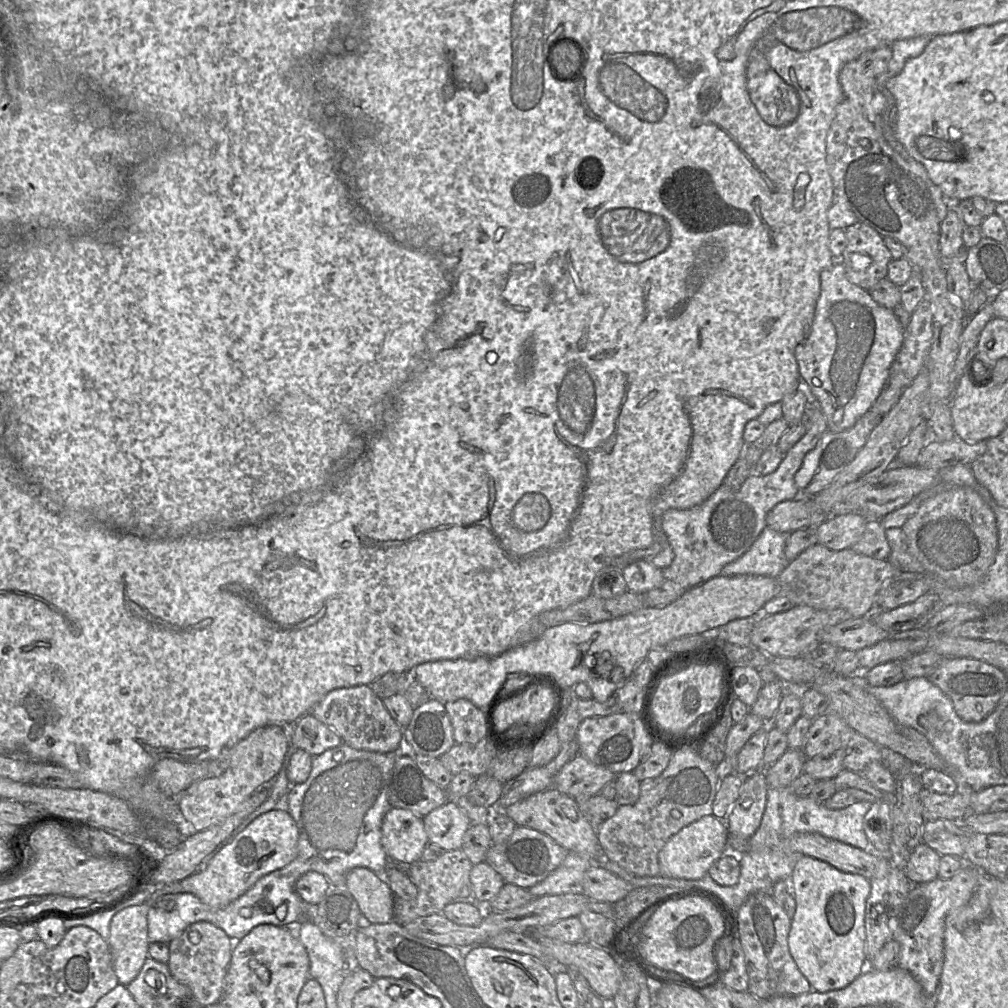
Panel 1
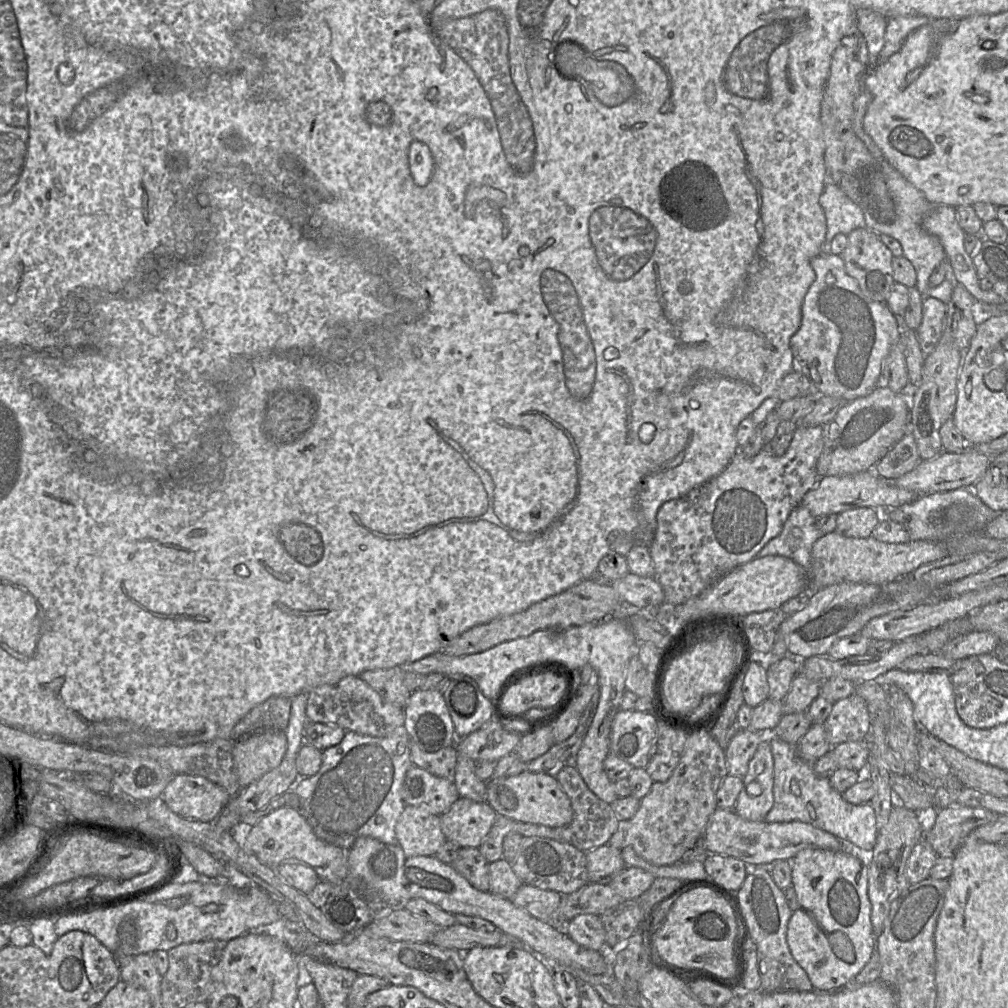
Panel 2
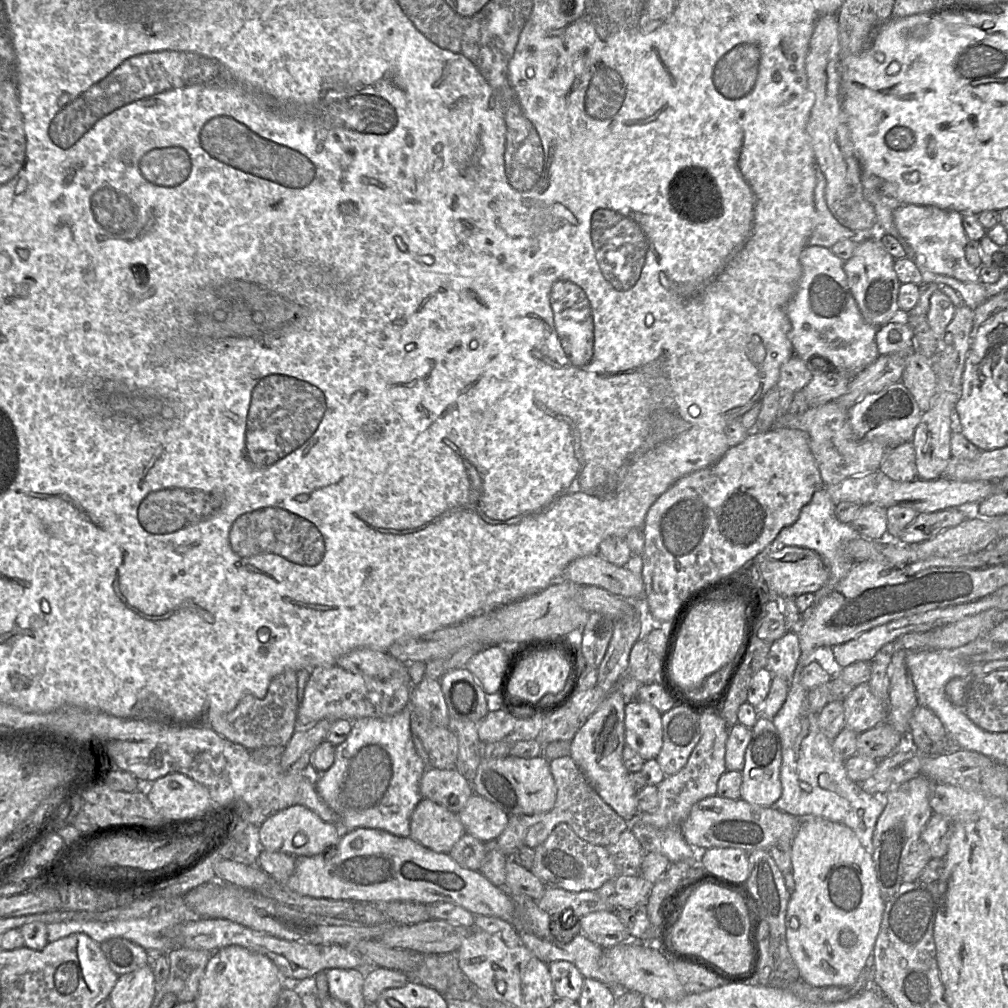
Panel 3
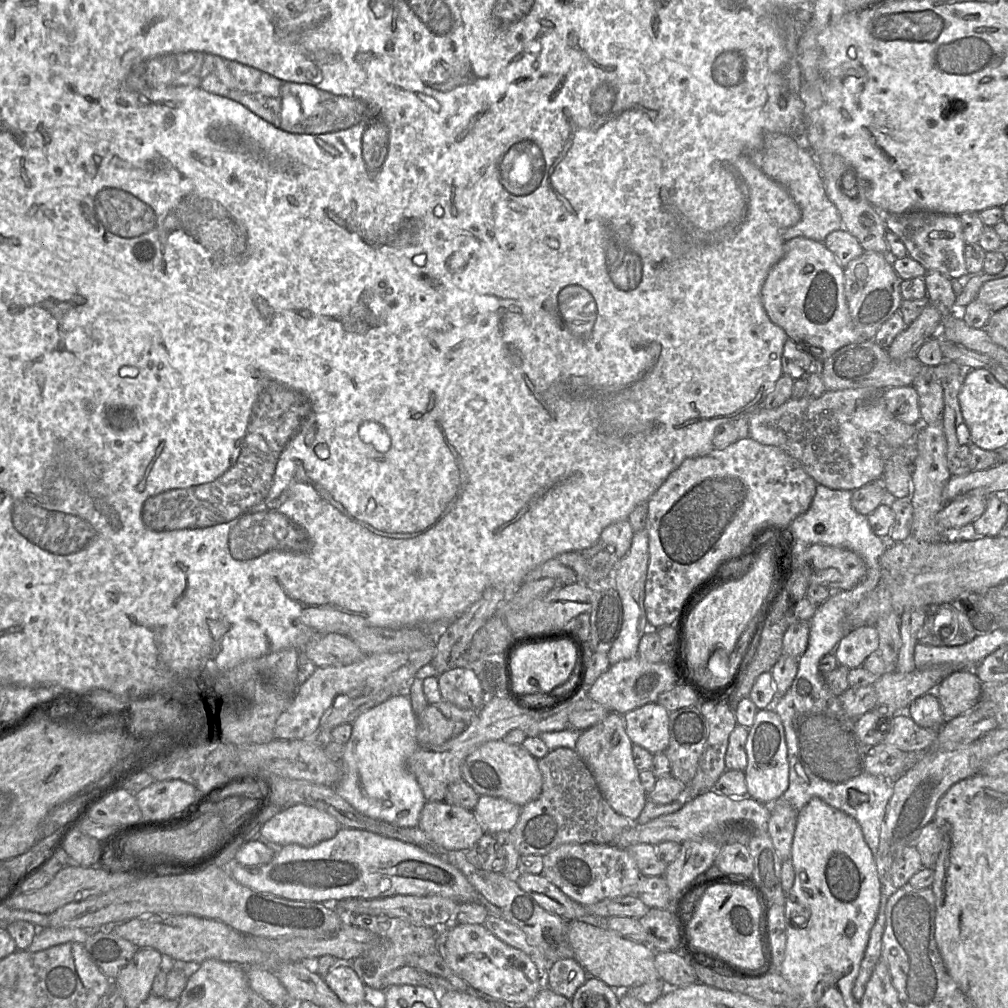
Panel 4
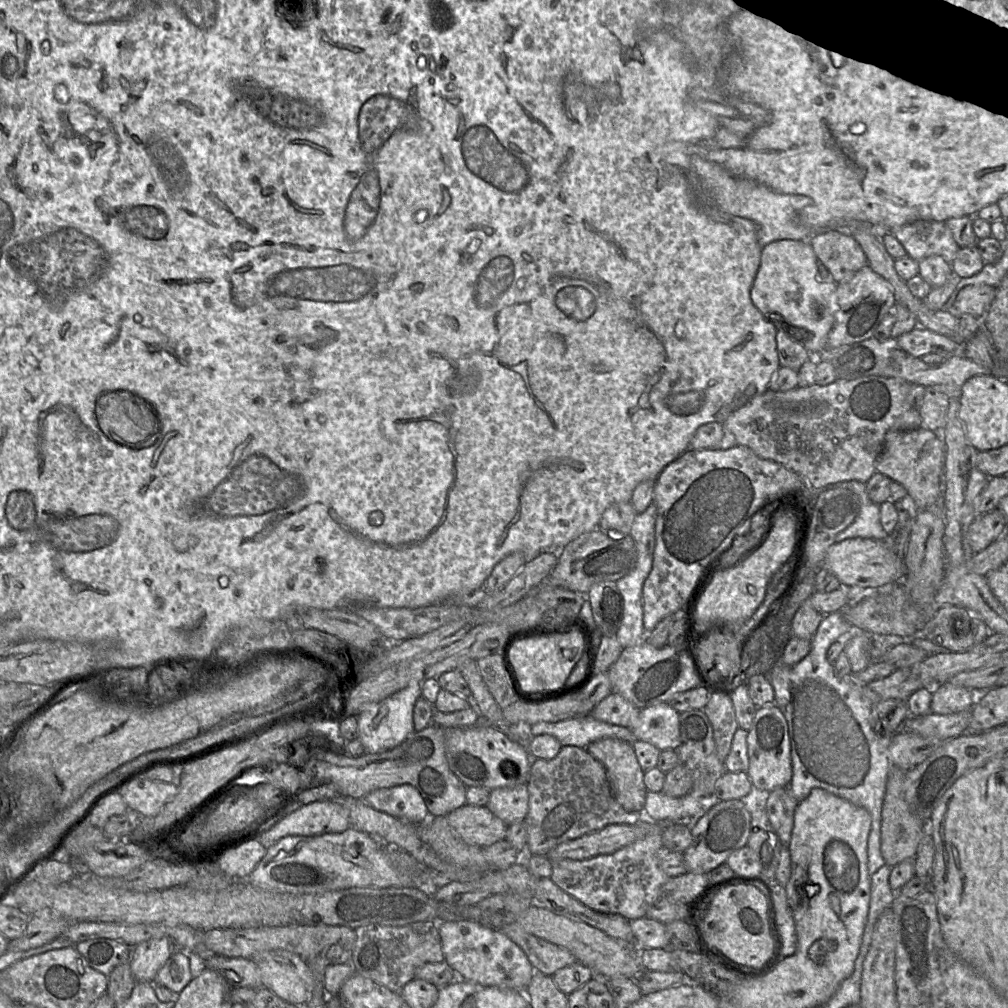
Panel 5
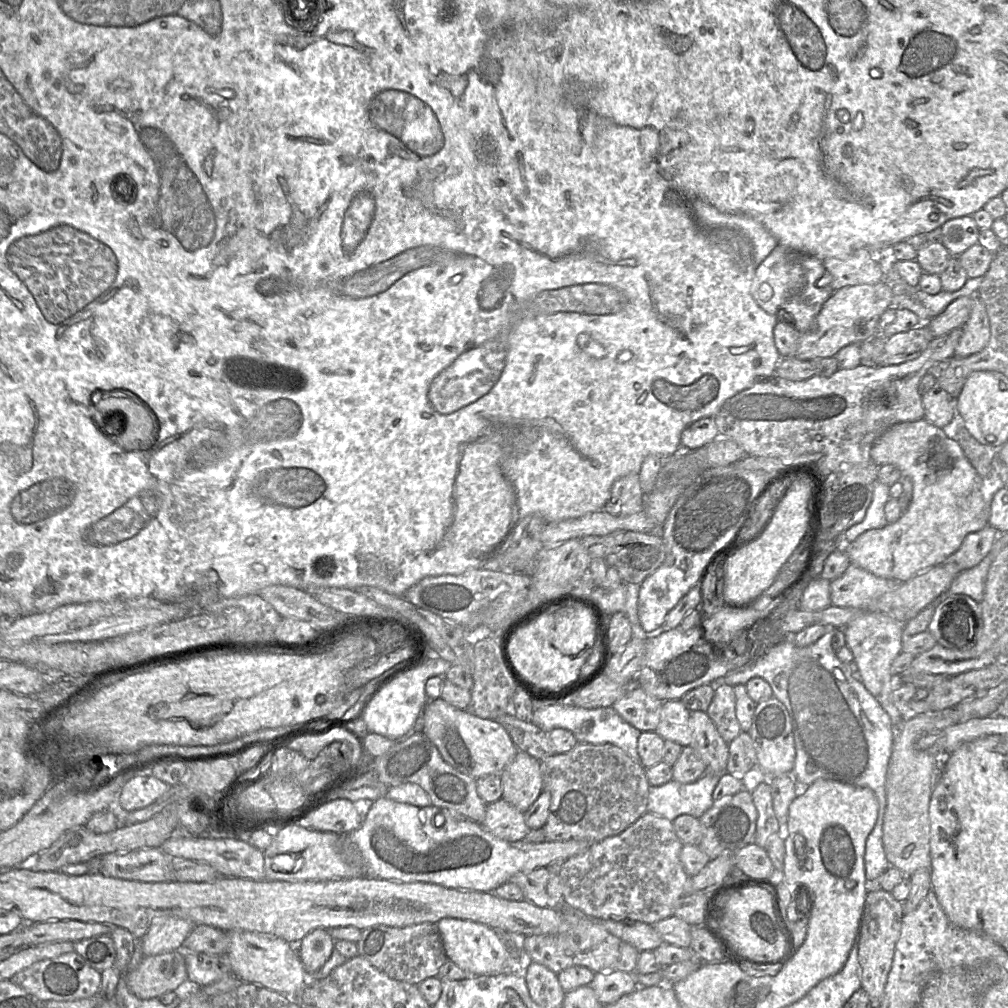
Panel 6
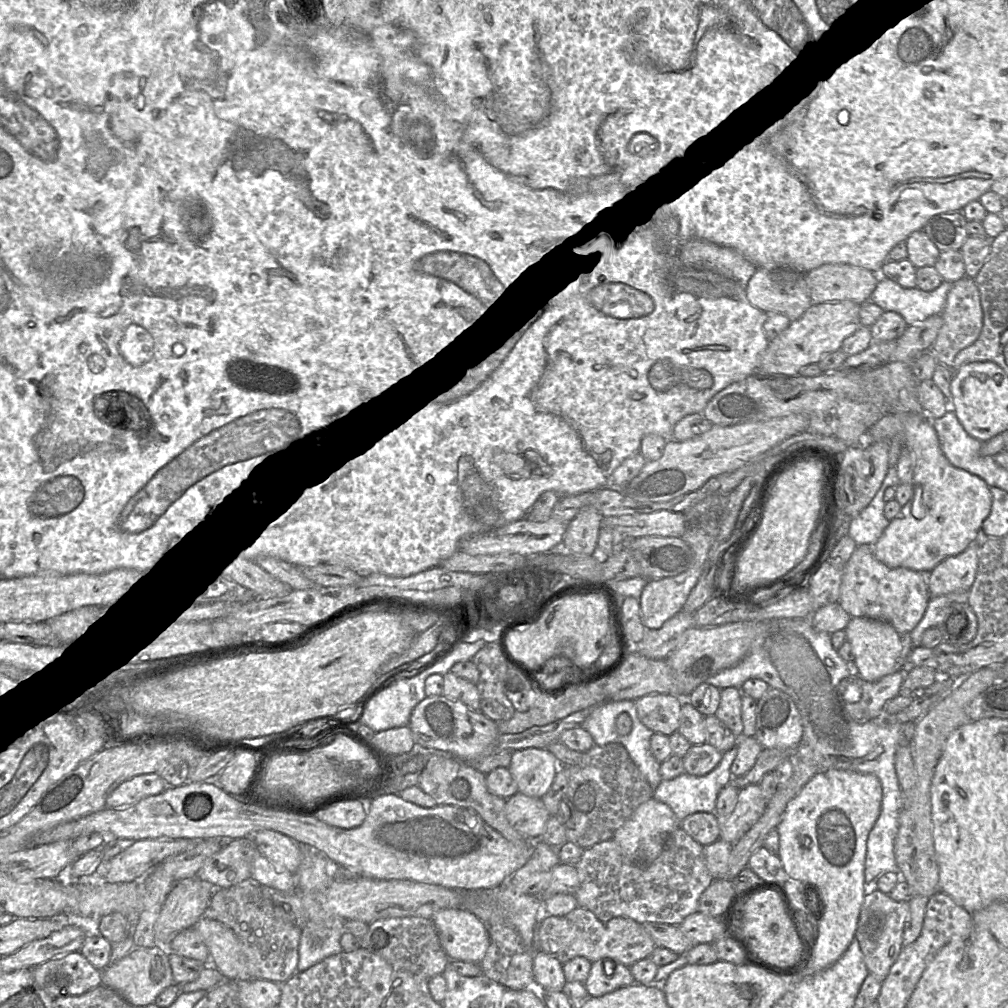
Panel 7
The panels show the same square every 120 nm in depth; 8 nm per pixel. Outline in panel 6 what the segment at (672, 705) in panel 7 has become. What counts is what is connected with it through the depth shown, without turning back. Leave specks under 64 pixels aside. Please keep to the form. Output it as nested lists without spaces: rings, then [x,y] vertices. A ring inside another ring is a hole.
[[[636,687],[624,694],[612,707],[638,730],[655,731],[660,722],[662,704],[662,700]]]

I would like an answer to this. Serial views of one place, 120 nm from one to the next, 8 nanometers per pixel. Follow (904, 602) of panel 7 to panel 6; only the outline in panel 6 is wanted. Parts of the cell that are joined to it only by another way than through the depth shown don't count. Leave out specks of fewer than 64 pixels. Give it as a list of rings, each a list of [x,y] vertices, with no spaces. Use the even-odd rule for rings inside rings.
[[[854,564],[844,574],[831,581],[830,598],[833,606],[866,610],[868,605],[903,581],[878,577]]]

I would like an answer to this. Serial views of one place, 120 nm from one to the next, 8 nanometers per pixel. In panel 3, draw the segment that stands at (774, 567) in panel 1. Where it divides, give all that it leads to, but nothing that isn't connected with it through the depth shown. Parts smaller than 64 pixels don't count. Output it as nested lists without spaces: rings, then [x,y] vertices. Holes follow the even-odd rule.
[[[824,487],[819,488],[811,501],[801,509],[798,519],[792,525],[783,528],[768,546],[768,549],[782,549],[787,546],[808,548],[822,557],[829,570],[829,579],[820,590],[814,592],[813,605],[819,604],[852,568],[854,562],[843,552],[843,545],[861,537],[851,524],[842,523],[836,518],[835,507],[836,504],[831,500],[827,490]]]

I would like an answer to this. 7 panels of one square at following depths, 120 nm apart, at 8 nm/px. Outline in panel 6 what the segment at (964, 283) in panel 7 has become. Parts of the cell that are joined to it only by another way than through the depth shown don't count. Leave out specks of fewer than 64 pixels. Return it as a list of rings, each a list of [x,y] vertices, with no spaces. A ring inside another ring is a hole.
[[[975,296],[968,320],[963,324],[962,335],[954,351],[954,358],[968,357],[982,351],[990,339],[990,324],[985,306]]]

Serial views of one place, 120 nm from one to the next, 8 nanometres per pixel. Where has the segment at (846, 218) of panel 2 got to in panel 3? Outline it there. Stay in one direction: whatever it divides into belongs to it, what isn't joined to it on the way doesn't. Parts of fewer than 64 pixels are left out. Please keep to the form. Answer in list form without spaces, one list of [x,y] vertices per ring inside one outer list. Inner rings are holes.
[[[817,164],[817,183],[814,189],[816,220],[814,229],[808,239],[808,245],[831,248],[841,239],[851,239],[859,243],[865,239],[876,237],[875,231],[853,231],[843,226],[833,215],[825,199],[826,180]]]

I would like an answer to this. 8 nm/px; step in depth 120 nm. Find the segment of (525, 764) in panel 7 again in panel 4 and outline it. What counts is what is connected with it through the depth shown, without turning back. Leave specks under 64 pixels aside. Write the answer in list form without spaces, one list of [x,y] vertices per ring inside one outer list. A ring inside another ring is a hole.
[[[480,796],[473,809],[484,832],[491,835],[501,831],[511,831],[518,822],[520,812],[520,806],[493,796]]]

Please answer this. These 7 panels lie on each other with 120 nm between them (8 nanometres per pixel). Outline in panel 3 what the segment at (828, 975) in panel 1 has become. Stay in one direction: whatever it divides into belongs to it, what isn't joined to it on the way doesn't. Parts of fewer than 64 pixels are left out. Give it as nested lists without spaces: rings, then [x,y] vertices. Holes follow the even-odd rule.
[[[820,817],[800,818],[799,827],[792,839],[791,871],[795,881],[795,889],[790,894],[786,911],[786,941],[791,957],[800,971],[800,978],[816,987],[852,985],[858,979],[865,966],[867,968],[873,968],[873,949],[880,929],[885,906],[885,902],[881,897],[877,883],[876,871],[871,853],[863,847],[854,831],[843,824],[832,822]],[[793,917],[796,917],[799,921],[799,926],[795,929],[790,926],[790,920]]]

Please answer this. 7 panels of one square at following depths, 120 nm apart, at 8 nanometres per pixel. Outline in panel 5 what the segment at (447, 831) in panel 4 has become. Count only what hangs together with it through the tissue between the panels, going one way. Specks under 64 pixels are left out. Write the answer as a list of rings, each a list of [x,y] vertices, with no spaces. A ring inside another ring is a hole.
[[[466,804],[445,817],[453,831],[469,846],[488,847],[503,840],[508,828],[486,806]]]

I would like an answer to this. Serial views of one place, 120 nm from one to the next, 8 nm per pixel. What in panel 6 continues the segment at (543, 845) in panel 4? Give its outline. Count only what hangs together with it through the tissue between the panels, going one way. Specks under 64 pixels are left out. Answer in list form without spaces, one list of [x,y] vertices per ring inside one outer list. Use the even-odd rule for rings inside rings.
[[[577,743],[570,751],[540,760],[543,791],[551,794],[549,814],[542,827],[546,841],[570,839],[599,842],[625,831],[647,812],[650,784],[646,768],[613,744]]]

